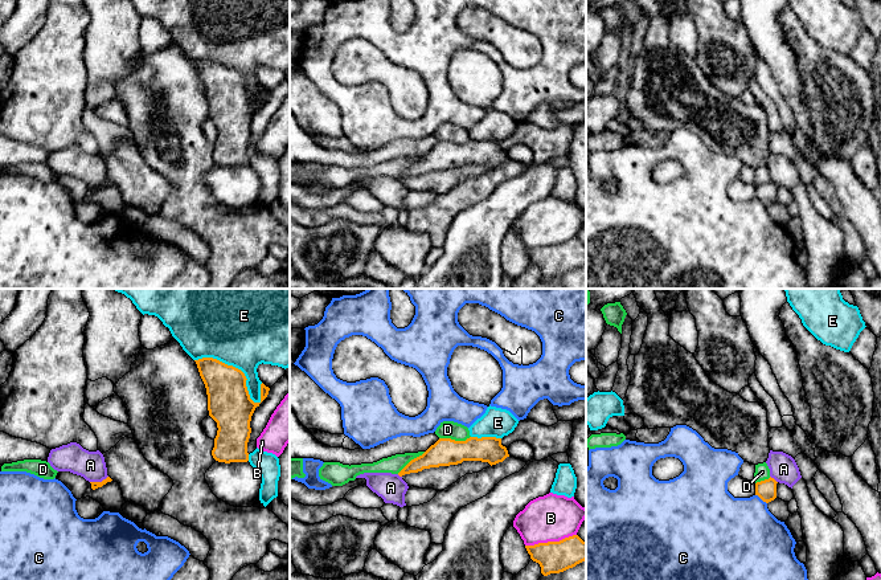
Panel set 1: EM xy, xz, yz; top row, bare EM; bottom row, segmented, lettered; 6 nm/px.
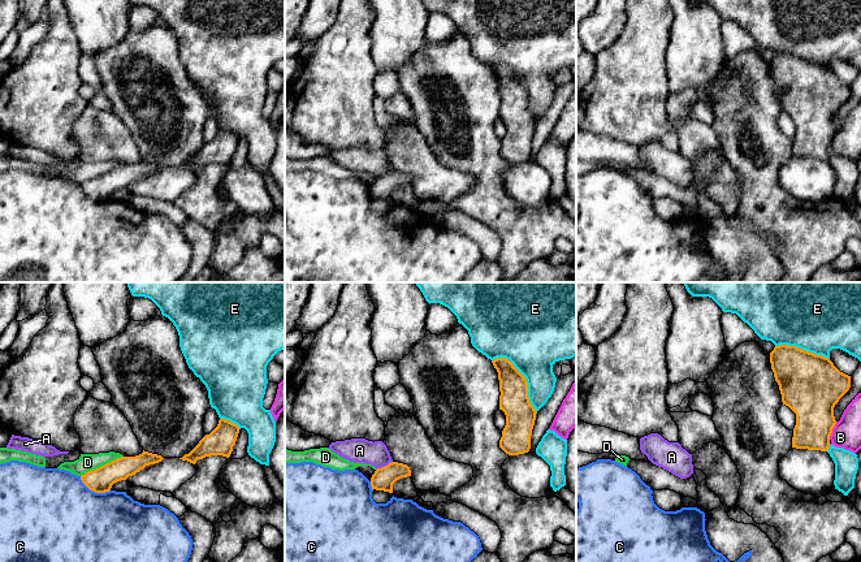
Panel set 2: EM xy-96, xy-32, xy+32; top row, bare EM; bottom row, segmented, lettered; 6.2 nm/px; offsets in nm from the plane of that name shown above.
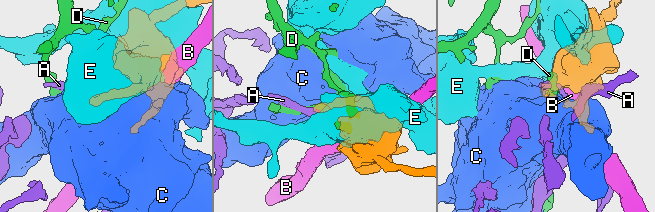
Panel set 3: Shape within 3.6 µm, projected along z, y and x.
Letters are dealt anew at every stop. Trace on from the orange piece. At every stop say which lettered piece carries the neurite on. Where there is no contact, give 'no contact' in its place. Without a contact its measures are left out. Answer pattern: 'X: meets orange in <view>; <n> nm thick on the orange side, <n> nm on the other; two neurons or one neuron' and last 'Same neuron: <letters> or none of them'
A: meets orange in xy; 50 nm thick on the orange side, 170 nm on the other; two neurons
B: meets orange in xz; 190 nm thick on the orange side, 280 nm on the other; two neurons
C: meets orange in yz; 120 nm thick on the orange side, 440 nm on the other; two neurons
D: meets orange in xz; 170 nm thick on the orange side, 110 nm on the other; two neurons
E: meets orange in xy; 260 nm thick on the orange side, 480 nm on the other; two neurons
Same neuron: none of them

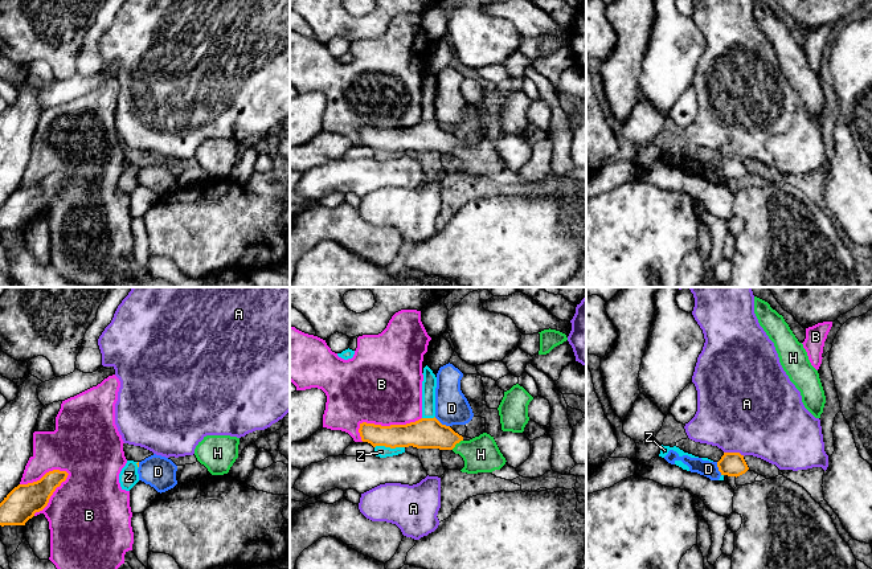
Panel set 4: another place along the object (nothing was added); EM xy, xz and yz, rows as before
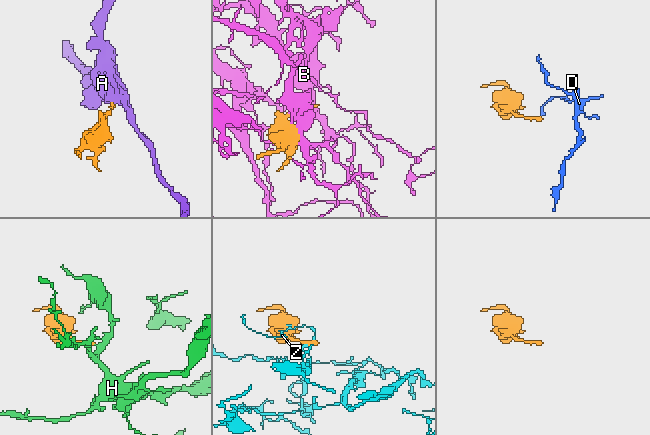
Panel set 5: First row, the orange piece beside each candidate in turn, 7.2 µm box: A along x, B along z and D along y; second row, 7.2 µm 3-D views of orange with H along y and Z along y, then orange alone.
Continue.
A: meets orange in yz; 140 nm thick on the orange side, 500 nm on the other; two neurons
B: meets orange in xy; 200 nm thick on the orange side, 480 nm on the other; two neurons
D: meets orange in xz; 190 nm thick on the orange side, 200 nm on the other; two neurons
H: meets orange in xz; 190 nm thick on the orange side, 220 nm on the other; one neuron
Z: meets orange in xz; 190 nm thick on the orange side, 70 nm on the other; two neurons
Same neuron: H

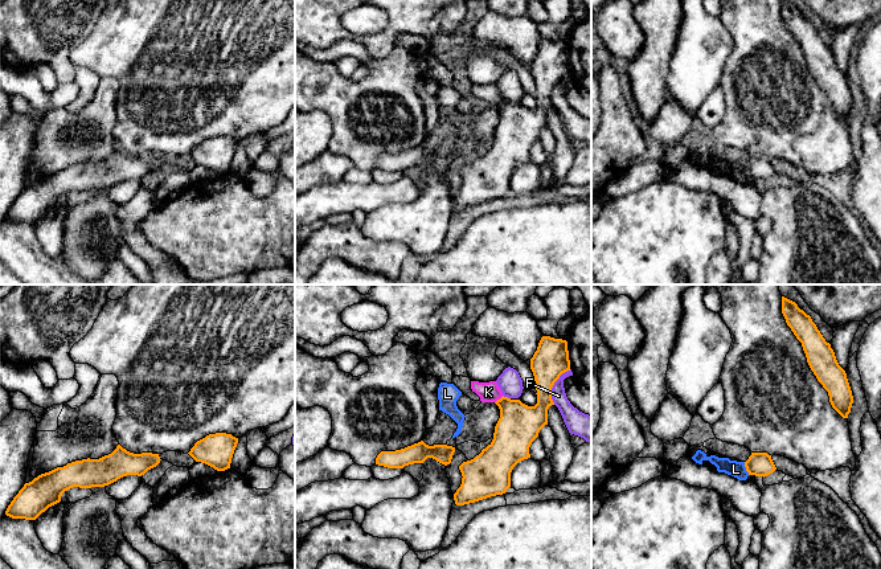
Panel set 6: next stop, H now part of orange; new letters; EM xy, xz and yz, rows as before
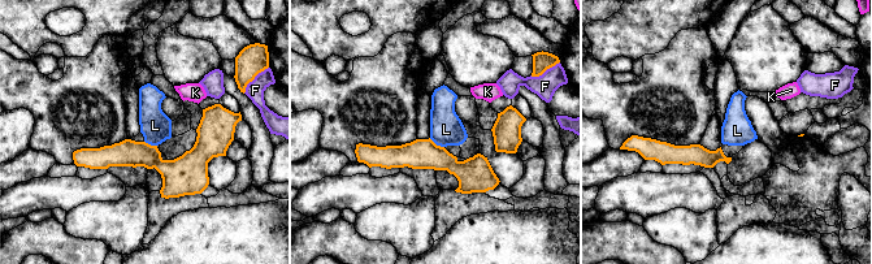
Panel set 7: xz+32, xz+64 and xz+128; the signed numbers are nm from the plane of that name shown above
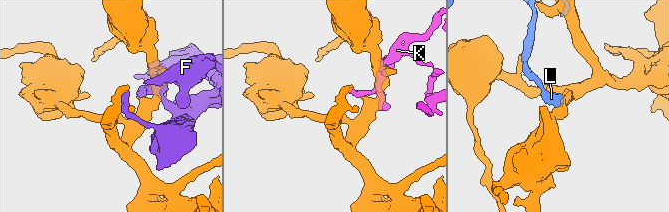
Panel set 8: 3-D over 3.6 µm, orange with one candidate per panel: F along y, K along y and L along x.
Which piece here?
F: meets orange in xz; 220 nm thick on the orange side, 120 nm on the other; two neurons
K: meets orange in xz; 260 nm thick on the orange side, 130 nm on the other; two neurons
L: meets orange in yz; 140 nm thick on the orange side, 100 nm on the other; two neurons
Same neuron: none of them

